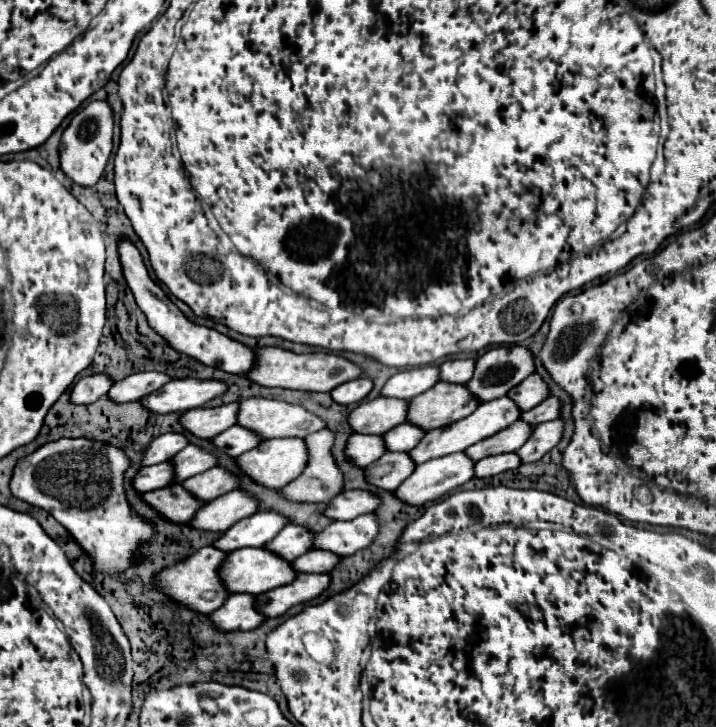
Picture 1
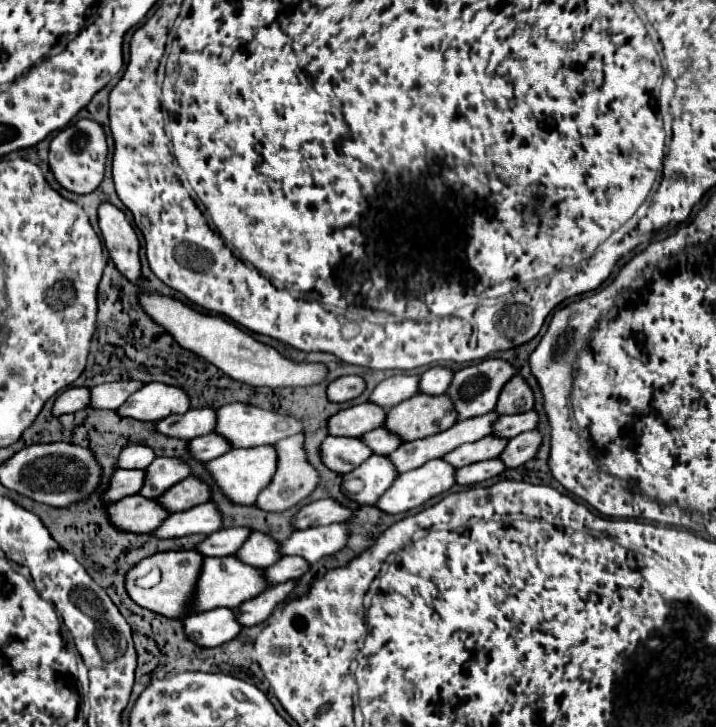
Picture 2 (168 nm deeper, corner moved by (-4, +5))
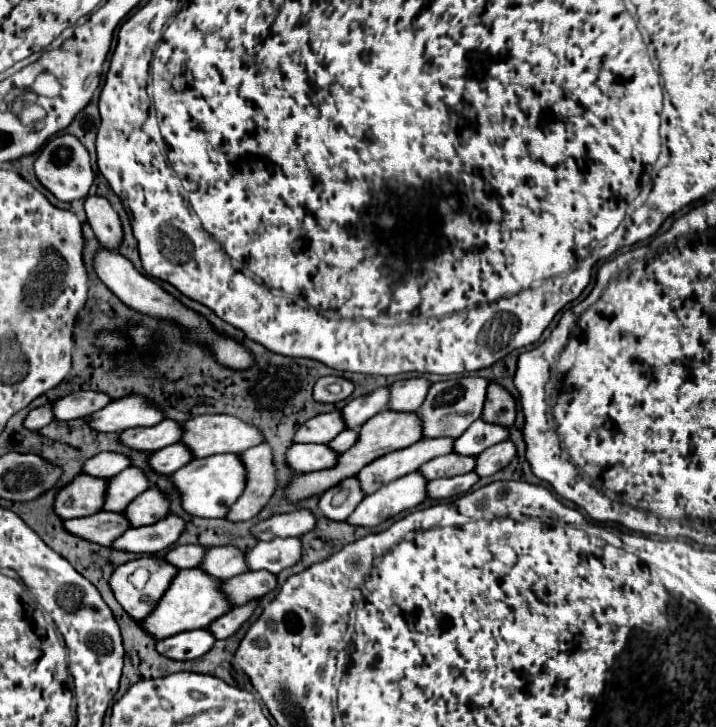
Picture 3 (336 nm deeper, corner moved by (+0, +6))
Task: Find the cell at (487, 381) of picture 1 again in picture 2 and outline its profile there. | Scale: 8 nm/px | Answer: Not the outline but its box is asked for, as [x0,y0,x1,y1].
[448,357,516,421]

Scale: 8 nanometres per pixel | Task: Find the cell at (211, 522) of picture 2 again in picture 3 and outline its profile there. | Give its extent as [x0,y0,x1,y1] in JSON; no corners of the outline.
[112,516,184,554]

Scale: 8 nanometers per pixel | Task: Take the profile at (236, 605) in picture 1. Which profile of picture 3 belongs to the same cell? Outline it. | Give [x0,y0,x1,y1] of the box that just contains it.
[156,630,216,660]

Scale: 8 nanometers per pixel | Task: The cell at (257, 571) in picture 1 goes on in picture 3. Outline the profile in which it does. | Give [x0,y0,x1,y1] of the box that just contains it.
[140,568,228,640]

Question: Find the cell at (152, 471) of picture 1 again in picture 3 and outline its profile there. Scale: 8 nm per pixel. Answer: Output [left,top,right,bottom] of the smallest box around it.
[52,474,106,520]

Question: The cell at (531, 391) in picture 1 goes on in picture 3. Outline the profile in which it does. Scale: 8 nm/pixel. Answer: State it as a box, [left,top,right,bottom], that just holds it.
[482,384,516,428]

